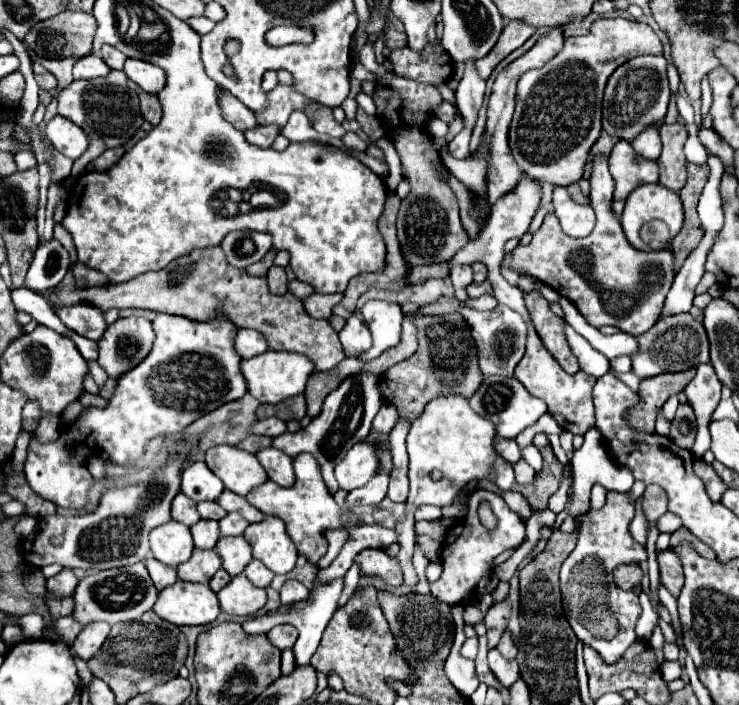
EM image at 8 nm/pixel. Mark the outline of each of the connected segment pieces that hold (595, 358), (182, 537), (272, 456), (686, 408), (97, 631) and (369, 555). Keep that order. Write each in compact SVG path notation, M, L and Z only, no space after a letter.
M565 325L565 335L567 335L573 355L579 359L581 371L585 371L593 377L601 377L609 371L609 359L603 353L599 353L597 349L593 349L585 337L575 333L569 325Z
M169 521L151 531L151 553L157 561L177 567L193 553L193 539L187 525Z
M267 447L261 449L257 453L259 463L265 467L267 475L271 481L275 481L277 485L283 487L291 487L295 483L295 473L293 473L293 459L287 457L283 451L275 449L275 447Z
M679 403L677 415L671 421L671 433L669 437L675 441L675 445L683 447L683 449L691 449L693 441L697 435L697 421L695 421L695 413L691 409L689 403Z
M89 623L83 627L83 631L77 635L75 643L73 643L73 651L83 659L91 659L103 645L103 641L109 635L111 625L109 623Z
M363 549L355 561L361 569L361 575L367 577L379 577L383 579L387 585L391 587L399 587L403 583L401 577L401 567L399 561L395 561L393 557L389 557L387 553L383 553L381 549Z

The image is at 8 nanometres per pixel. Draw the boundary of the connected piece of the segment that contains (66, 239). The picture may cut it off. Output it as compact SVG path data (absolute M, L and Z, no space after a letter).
M55 225L55 239L67 249L67 253L69 253L69 261L71 261L69 269L71 269L71 267L73 267L73 259L77 259L77 251L75 251L75 245L73 245L71 235L63 229L63 225Z

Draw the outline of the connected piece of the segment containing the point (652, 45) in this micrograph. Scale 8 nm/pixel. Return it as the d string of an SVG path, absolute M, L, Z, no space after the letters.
M597 19L583 37L567 37L563 49L543 67L527 71L517 85L517 107L509 127L509 147L523 173L553 185L577 183L585 173L591 147L601 133L601 99L611 73L625 61L639 55L661 55L663 43L647 23L627 19Z

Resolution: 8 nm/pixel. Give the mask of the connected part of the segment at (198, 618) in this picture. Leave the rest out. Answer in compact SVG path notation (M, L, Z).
M177 581L159 593L153 611L161 619L183 627L213 623L221 609L209 585Z

